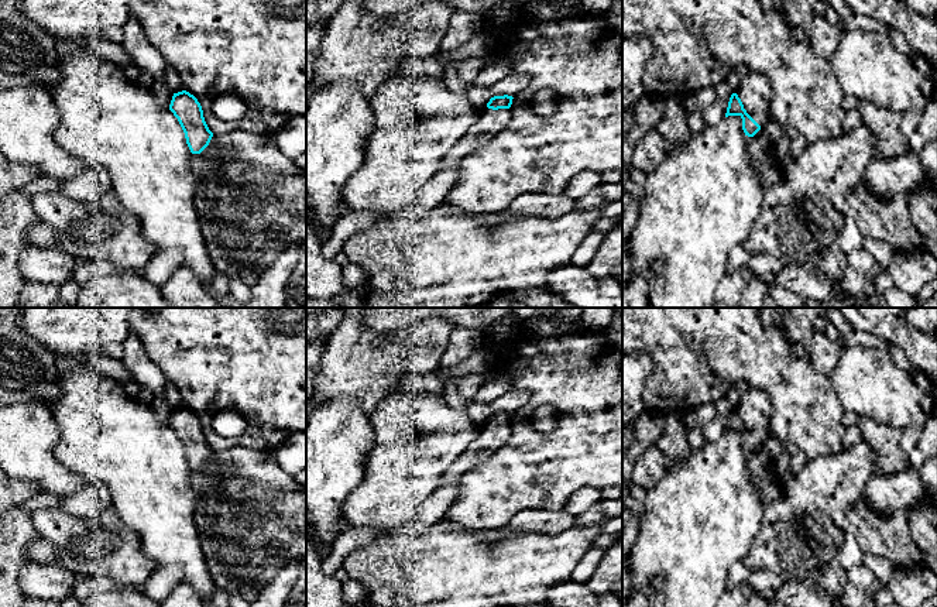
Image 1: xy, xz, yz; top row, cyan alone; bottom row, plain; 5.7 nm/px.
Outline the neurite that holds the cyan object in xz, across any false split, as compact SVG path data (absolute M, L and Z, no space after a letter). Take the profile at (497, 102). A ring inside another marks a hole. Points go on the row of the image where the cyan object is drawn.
M494 96L478 114L477 121L468 128L467 134L452 148L450 154L442 161L440 167L459 165L474 150L484 147L498 133L507 128L511 121L512 96Z

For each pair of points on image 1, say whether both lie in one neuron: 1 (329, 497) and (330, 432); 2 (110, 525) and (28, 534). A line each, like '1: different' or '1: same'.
1: same
2: different

